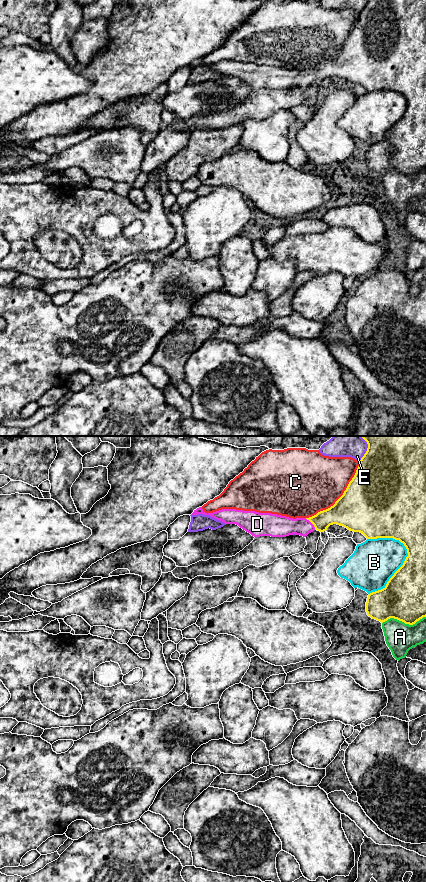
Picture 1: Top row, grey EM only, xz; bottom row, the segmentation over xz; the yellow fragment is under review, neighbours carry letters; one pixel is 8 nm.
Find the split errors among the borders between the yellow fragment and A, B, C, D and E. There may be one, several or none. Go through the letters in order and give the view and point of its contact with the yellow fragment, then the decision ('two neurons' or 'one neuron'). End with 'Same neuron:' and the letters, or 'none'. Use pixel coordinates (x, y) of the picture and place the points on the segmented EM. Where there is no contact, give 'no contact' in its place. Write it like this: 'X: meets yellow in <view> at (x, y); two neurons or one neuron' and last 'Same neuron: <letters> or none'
A: meets yellow in xz at (403, 621); two neurons
B: meets yellow in xz at (397, 570); two neurons
C: meets yellow in xz at (341, 496); two neurons
D: meets yellow in xz at (311, 522); one neuron
E: meets yellow in xz at (367, 448); two neurons
Same neuron: D

